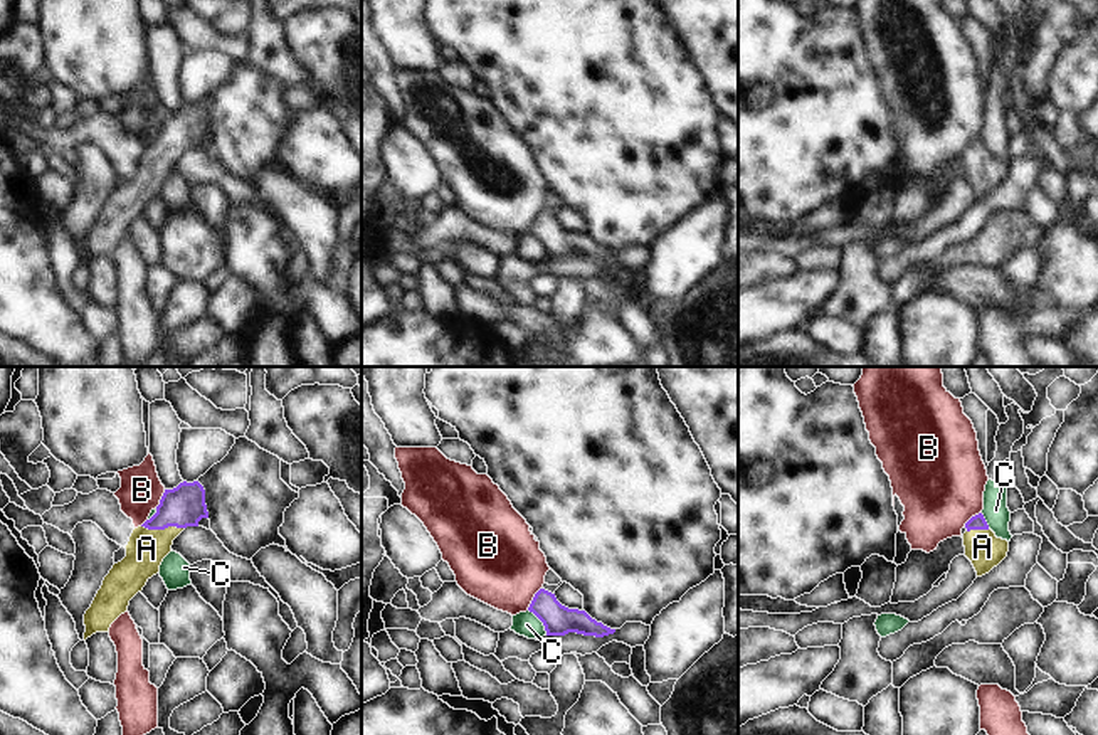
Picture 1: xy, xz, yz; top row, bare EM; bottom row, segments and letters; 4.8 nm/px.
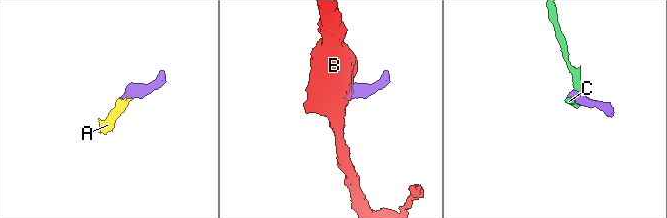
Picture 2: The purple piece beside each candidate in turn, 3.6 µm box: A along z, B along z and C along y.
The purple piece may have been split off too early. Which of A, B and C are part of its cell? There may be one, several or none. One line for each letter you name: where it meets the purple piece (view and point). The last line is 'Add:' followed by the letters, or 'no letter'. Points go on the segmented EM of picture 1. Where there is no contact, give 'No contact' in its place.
A: Touches purple at xy (163, 528)
Add: A.

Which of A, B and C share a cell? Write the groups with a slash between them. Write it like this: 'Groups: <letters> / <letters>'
Groups: A / B / C.

